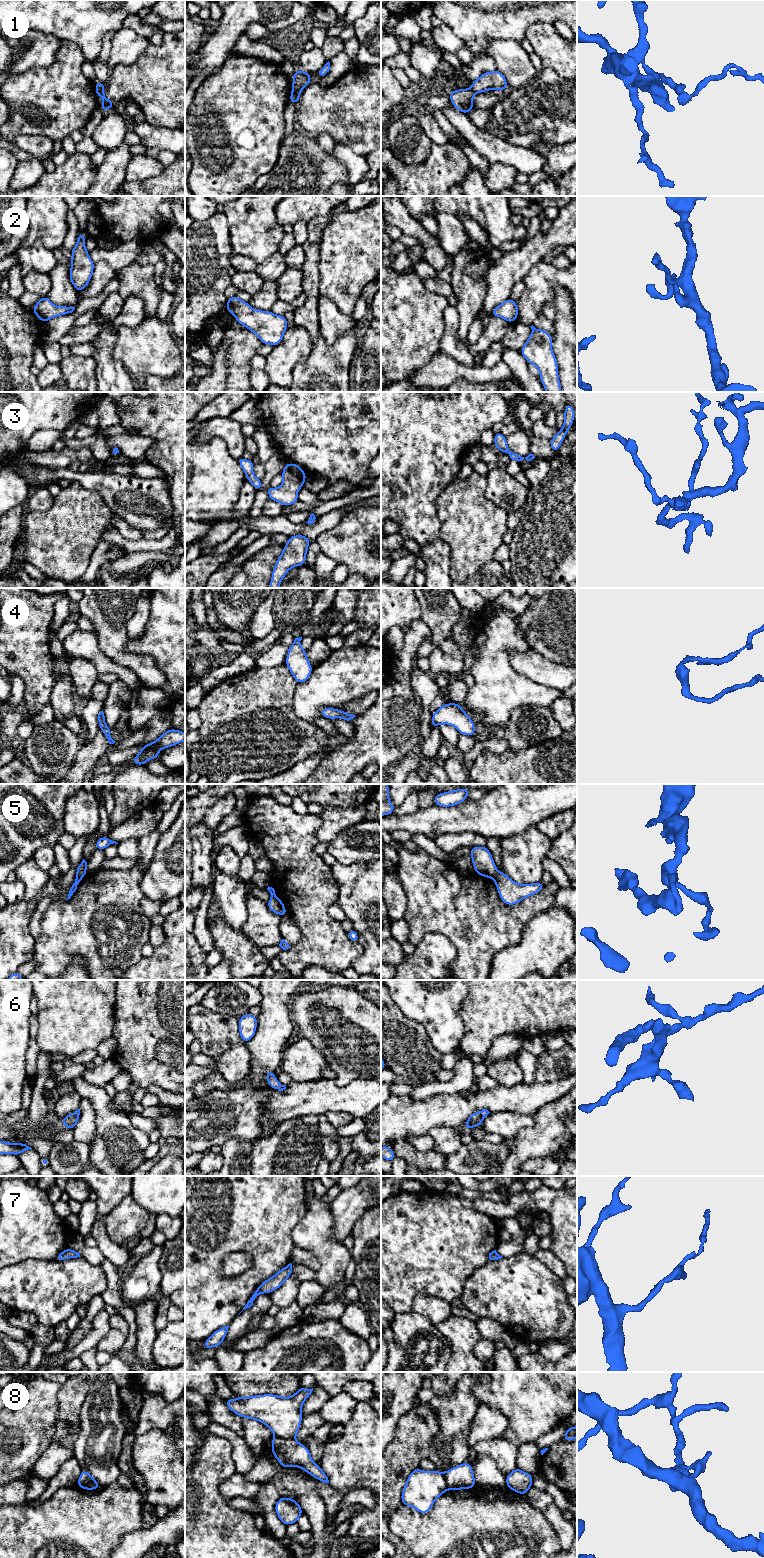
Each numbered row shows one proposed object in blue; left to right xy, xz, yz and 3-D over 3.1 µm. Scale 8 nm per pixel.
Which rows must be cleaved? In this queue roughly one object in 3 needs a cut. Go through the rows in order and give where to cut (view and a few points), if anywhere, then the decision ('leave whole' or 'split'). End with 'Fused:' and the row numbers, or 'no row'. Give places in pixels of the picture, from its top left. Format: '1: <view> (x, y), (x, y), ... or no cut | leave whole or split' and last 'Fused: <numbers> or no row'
1: xy (103, 90), (96, 92) | split
2: no cut | leave whole
3: no cut | leave whole
4: no cut | leave whole
5: yz (498, 872), (493, 878) | split
6: no cut | leave whole
7: no cut | leave whole
8: xz (274, 1435), (280, 1438), (293, 1438) | split
Fused: 1, 5, 8

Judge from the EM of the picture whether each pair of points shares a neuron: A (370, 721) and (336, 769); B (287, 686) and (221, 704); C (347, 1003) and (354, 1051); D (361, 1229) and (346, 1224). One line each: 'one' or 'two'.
A: one
B: one
C: one
D: two

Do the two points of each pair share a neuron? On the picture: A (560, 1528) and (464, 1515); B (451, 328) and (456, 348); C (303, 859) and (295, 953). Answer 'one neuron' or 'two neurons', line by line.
A: two neurons
B: one neuron
C: one neuron

